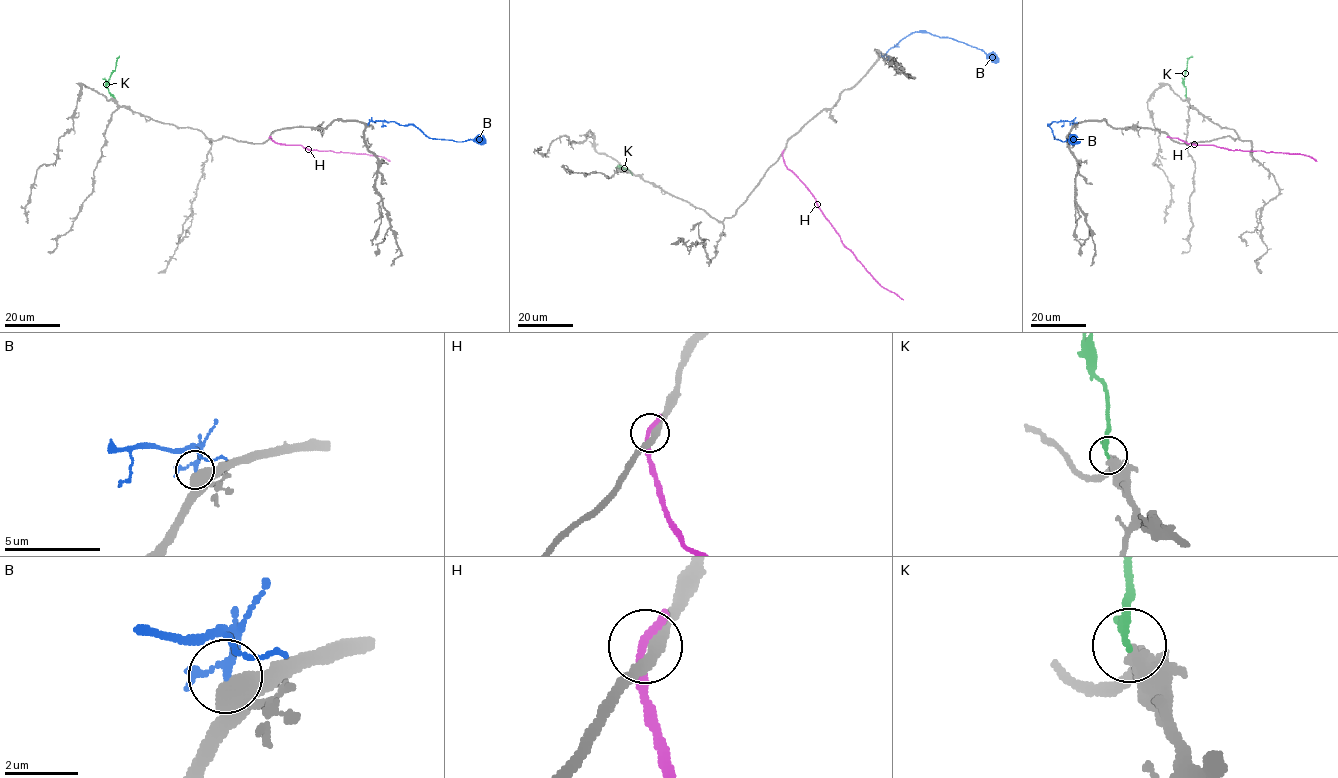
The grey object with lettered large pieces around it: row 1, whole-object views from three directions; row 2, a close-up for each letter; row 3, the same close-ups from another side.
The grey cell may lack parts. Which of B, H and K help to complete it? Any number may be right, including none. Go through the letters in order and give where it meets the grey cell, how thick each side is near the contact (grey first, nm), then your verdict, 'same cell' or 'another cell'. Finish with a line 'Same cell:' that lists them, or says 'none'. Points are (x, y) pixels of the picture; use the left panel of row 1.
B: contact (368, 124); calibres 480 and 160 nm; same cell
H: contact (269, 137); calibres 340 and 320 nm; another cell
K: contact (114, 97); calibres 550 and 110 nm; another cell
Same cell: B

